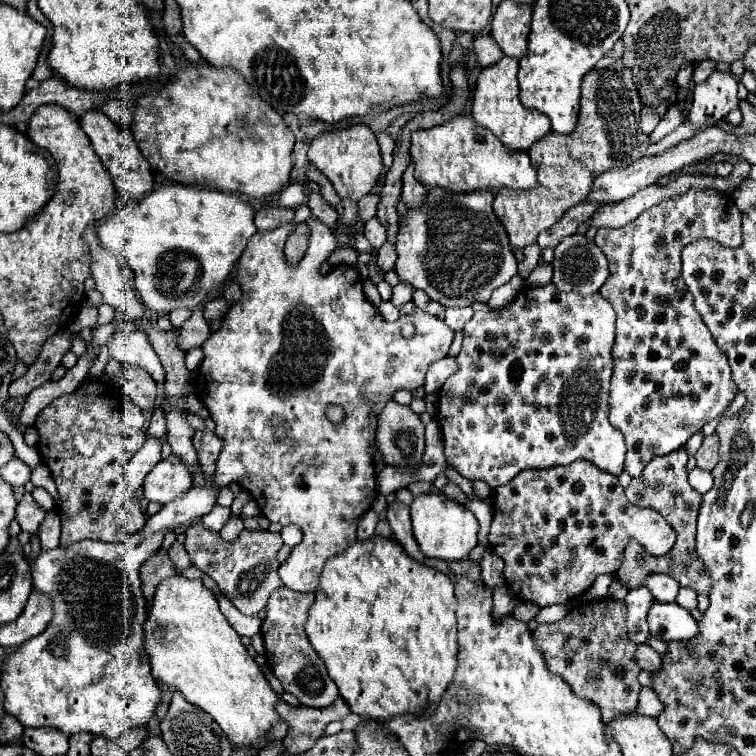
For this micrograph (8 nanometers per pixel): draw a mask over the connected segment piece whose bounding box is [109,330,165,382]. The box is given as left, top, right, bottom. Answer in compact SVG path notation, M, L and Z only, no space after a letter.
M117 330L109 342L109 356L119 360L121 364L141 366L151 374L155 382L165 382L165 368L161 366L159 356L155 354L149 338L143 330Z

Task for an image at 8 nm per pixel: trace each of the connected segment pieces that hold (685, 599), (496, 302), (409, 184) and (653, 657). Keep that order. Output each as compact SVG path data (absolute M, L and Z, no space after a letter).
M681 588L681 590L679 590L679 596L677 596L675 602L677 602L679 606L687 608L689 612L693 612L693 610L697 608L697 594L695 594L693 590L689 590L689 588Z
M513 276L513 280L509 280L509 284L497 288L488 301L488 306L493 310L499 310L509 306L515 298L517 292L523 288L523 280L519 276Z
M413 162L409 164L409 168L403 174L403 194L401 196L409 208L419 206L421 198L425 196L425 186L421 182L417 182L413 176Z
M641 644L635 656L637 656L637 664L641 666L641 670L647 670L651 674L661 670L661 656L649 644Z

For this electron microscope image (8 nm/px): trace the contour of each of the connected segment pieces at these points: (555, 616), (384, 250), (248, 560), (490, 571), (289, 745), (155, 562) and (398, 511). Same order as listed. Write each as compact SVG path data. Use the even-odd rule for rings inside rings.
M552 605L541 608L536 616L537 622L557 622L567 614L567 608L564 605Z
M385 242L385 244L379 248L379 252L377 252L377 266L379 266L383 272L387 272L387 270L393 270L395 262L397 262L395 244Z
M193 524L185 532L185 550L195 568L211 576L219 590L233 602L233 606L247 616L257 616L265 608L269 596L283 584L277 568L277 552L283 546L283 538L269 530L243 530L235 540L227 542L219 532L205 530L203 524Z
M487 548L481 558L481 578L487 588L495 588L499 584L505 584L503 580L503 560L493 552L493 548Z
M339 696L337 702L329 704L329 708L310 708L300 706L293 708L287 702L279 700L275 704L275 712L283 720L287 720L289 730L283 739L284 752L288 754L301 754L311 749L317 738L323 736L323 730L329 722L341 720L349 714L349 706Z
M157 550L143 566L141 566L141 590L147 600L153 598L157 584L175 574L175 564L169 560L169 554L165 550Z
M397 500L393 504L389 504L387 506L387 522L391 524L393 538L405 548L405 552L409 552L409 556L413 556L417 562L423 562L421 550L417 548L417 542L413 540L409 506L405 506L403 502L397 502Z

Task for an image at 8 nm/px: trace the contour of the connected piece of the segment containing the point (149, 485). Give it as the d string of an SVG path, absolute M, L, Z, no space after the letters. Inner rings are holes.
M177 456L163 458L159 464L153 466L153 470L145 476L143 482L143 494L147 500L165 504L177 498L179 494L187 492L193 486L193 478L189 468L177 460Z

